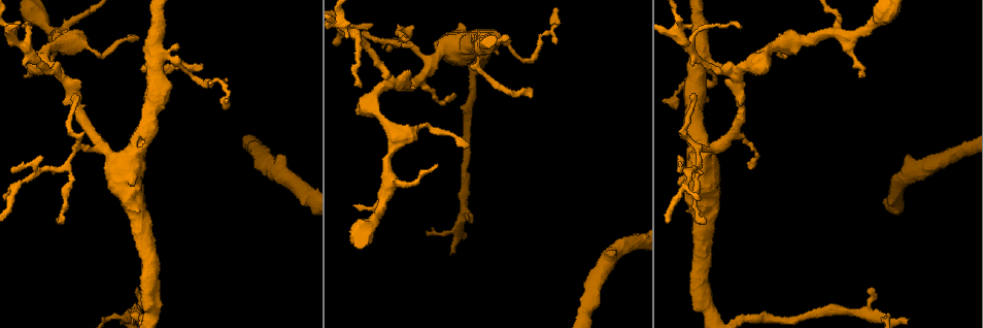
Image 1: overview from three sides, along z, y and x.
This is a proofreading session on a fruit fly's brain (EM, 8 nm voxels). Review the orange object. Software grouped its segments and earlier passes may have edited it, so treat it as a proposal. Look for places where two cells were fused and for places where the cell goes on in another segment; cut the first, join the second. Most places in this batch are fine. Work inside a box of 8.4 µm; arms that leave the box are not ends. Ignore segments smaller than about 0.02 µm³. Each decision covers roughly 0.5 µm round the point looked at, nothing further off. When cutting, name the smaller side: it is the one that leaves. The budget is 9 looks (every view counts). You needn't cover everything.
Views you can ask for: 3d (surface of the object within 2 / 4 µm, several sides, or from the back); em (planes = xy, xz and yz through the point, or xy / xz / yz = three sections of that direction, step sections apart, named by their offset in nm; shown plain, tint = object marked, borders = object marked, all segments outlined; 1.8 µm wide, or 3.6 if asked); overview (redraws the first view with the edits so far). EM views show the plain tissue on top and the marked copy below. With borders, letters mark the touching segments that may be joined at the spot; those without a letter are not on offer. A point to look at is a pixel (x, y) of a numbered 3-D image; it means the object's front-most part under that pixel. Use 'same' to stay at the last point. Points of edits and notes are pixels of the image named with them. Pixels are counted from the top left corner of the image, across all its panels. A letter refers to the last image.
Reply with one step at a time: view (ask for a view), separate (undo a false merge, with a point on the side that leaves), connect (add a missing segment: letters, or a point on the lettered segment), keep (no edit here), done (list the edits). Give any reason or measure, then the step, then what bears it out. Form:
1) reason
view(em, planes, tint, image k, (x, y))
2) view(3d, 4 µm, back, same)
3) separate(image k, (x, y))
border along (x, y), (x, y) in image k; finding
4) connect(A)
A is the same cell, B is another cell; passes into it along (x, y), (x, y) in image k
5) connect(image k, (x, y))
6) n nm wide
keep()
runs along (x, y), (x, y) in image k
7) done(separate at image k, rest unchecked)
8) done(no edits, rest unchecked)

free end
view(3d, 2 µm, image 1, (72, 98))

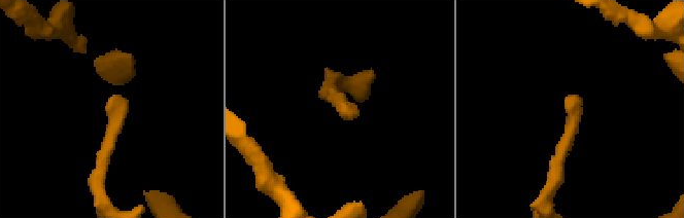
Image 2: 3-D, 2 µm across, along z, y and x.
need the tissue
view(em, planes, borders, image 2, (571, 101))

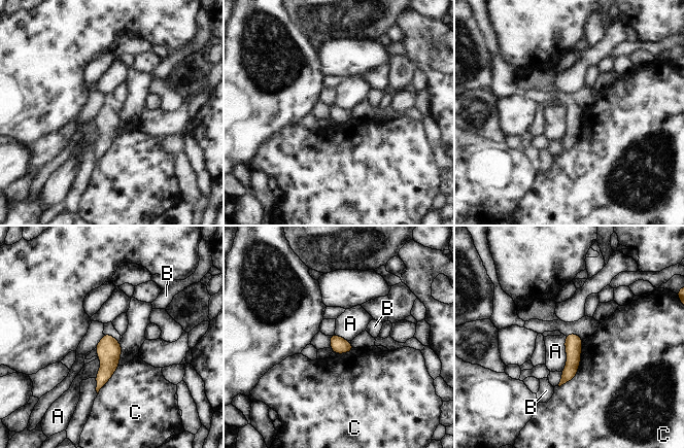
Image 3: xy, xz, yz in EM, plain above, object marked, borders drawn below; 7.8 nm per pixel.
keep()
A, B and C are other cells; runs along (573, 336), (573, 365), (562, 381) in image 3; none of them fits

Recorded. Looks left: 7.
abrupt turn
view(3d, 4 µm, image 1, (155, 61))

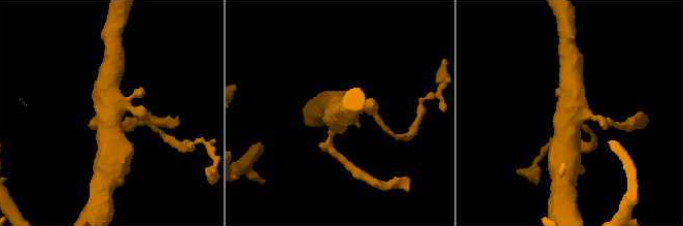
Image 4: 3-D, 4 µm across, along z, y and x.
shape alone is not enough
view(em, 3.6 µm, xz, step 4, borders, image 4, (569, 114))

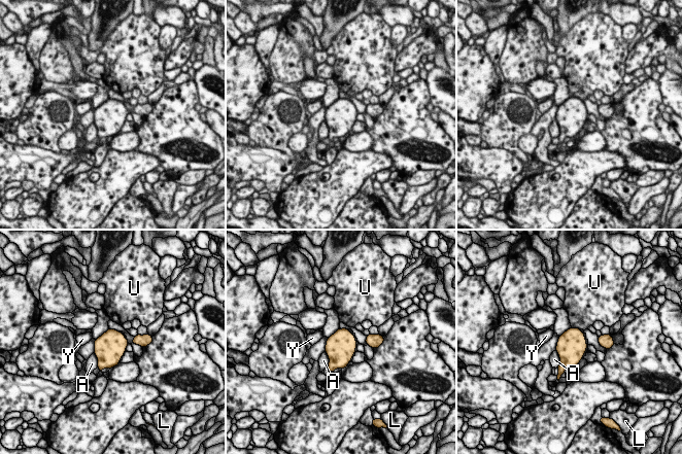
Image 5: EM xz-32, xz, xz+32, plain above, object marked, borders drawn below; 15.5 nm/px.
440 nm wide
keep()
A, L, U and Y are other cells; border along (582, 358), (575, 368) in image 5; continuous, no second cell

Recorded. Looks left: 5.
free end
view(3d, 2 µm, image 1, (203, 64))

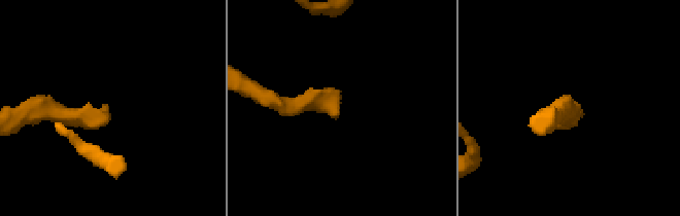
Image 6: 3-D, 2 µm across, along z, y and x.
view(em, planes, borders, image 6, (105, 106))

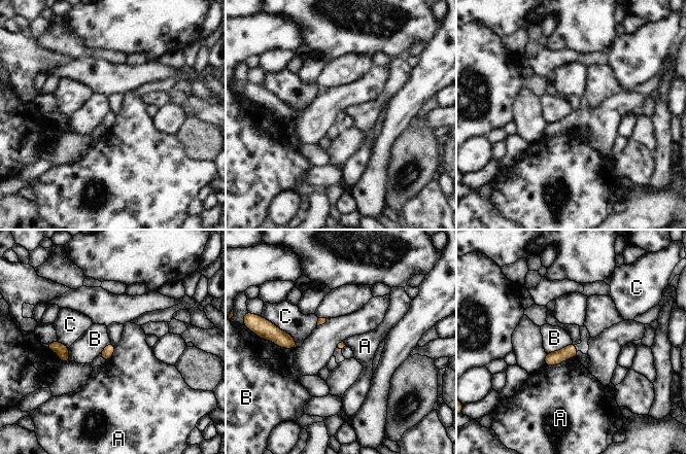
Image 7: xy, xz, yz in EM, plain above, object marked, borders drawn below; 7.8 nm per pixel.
A touches over 260 nm
keep()
A, B and C are other cells; border along (572, 342), (559, 350), (547, 353) in image 7; no lettered segment goes on from it

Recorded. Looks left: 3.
an open end
view(3d, 4 µm, image 1, (356, 206))

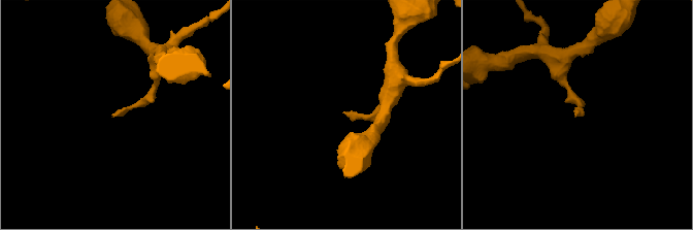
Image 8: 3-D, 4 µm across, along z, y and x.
shape alone is not enough
view(em, planes, tint, image 8, (113, 117))

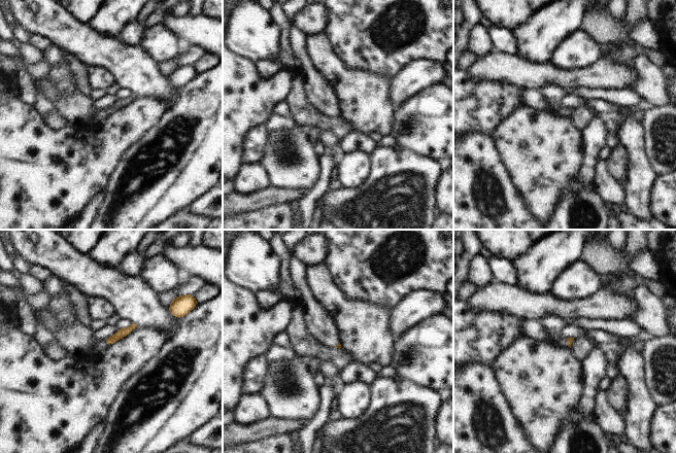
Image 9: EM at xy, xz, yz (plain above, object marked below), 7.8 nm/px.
see the neighbours
view(em, planes, borders, same)

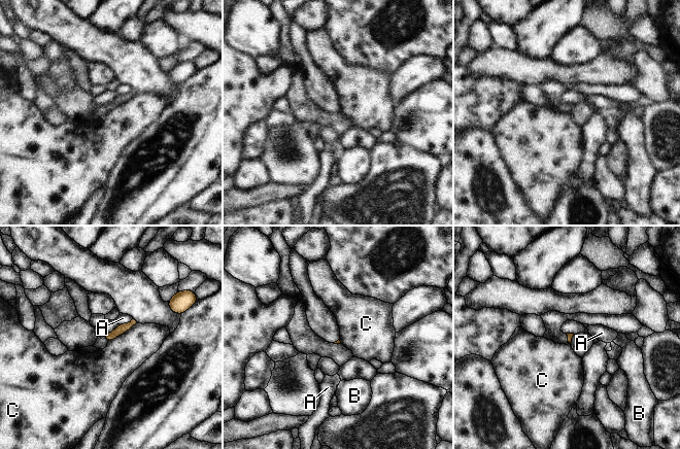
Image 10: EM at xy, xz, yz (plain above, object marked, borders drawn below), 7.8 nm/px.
keep()
A, B and C are other cells; border along (138, 322), (107, 343) in image 10; no lettered segment goes on from it

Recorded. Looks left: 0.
done(no edits, rest unchecked)

